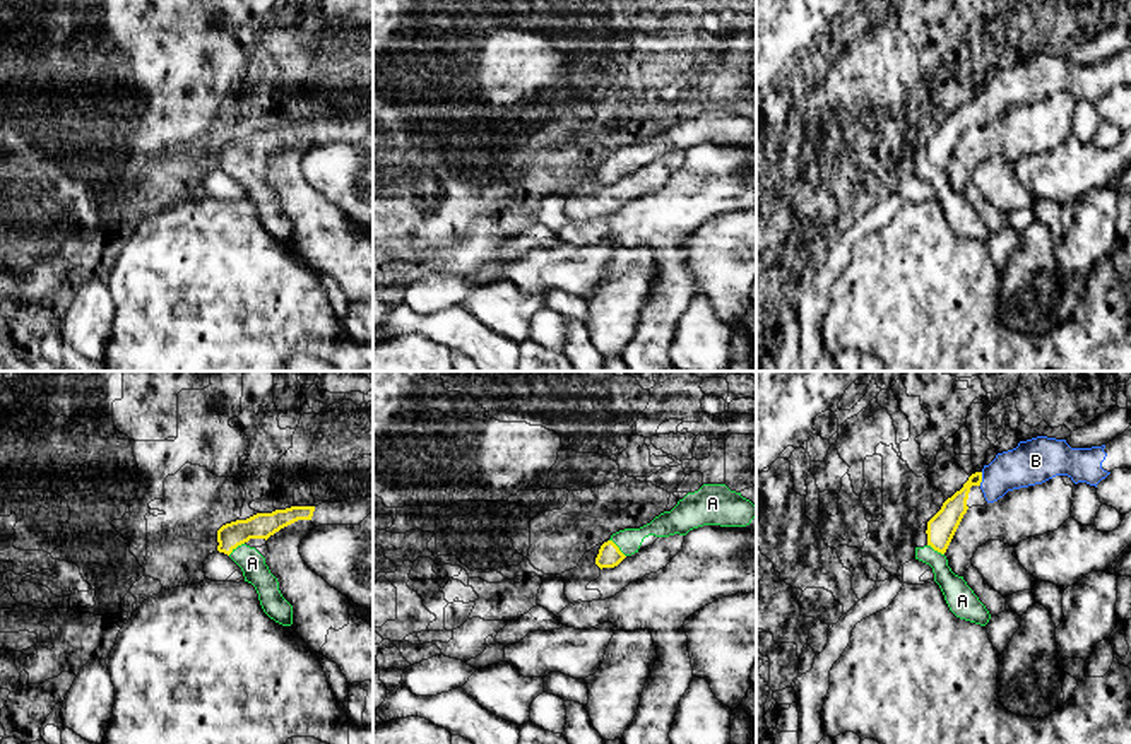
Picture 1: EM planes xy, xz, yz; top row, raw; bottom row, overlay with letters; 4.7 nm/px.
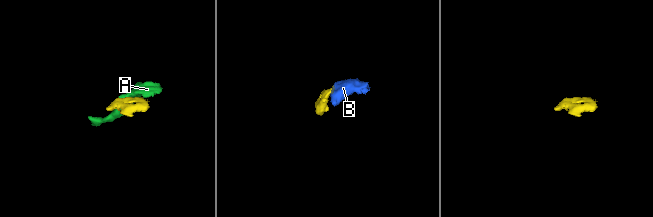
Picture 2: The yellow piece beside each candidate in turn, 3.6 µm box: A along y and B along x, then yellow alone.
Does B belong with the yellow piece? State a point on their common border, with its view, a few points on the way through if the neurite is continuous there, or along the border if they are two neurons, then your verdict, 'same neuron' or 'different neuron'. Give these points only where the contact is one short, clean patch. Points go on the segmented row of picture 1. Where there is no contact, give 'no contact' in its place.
meets yellow in yz at (981, 479); runs through yz (947, 520), (965, 488), (981, 479), (996, 479), (1030, 462); same neuron

